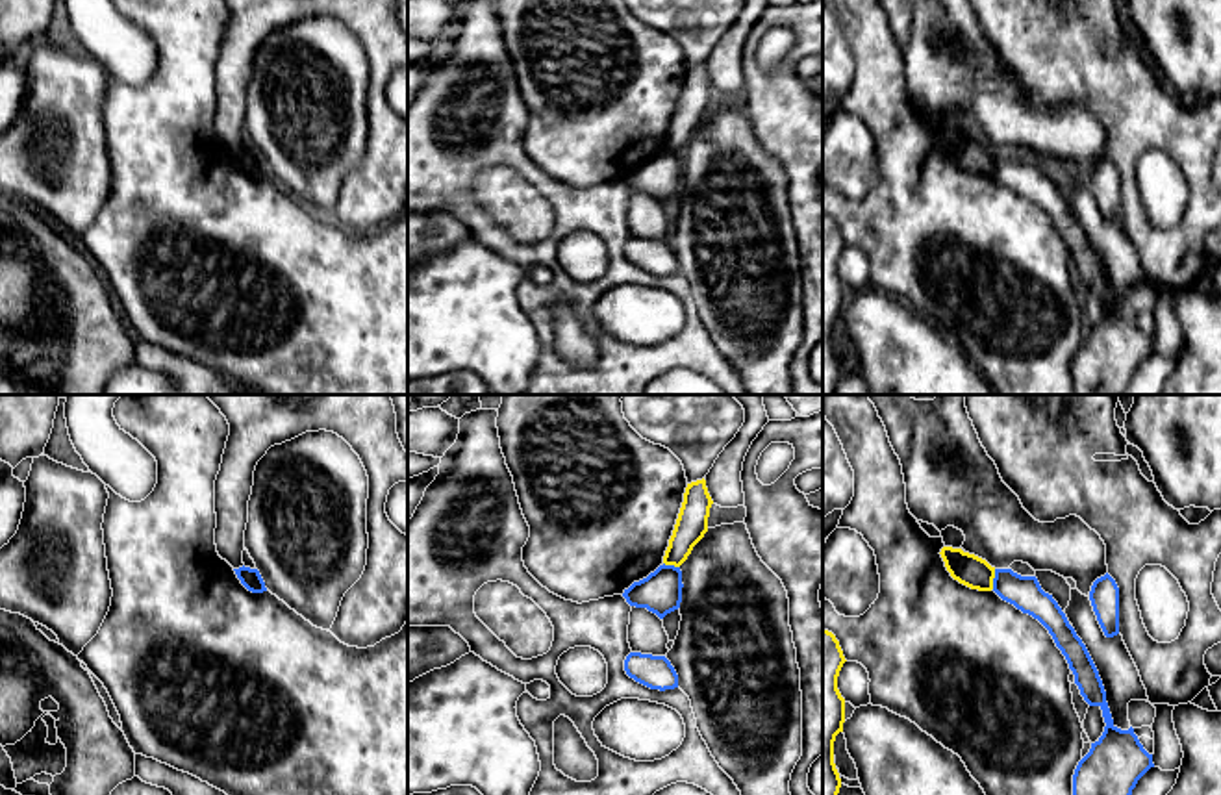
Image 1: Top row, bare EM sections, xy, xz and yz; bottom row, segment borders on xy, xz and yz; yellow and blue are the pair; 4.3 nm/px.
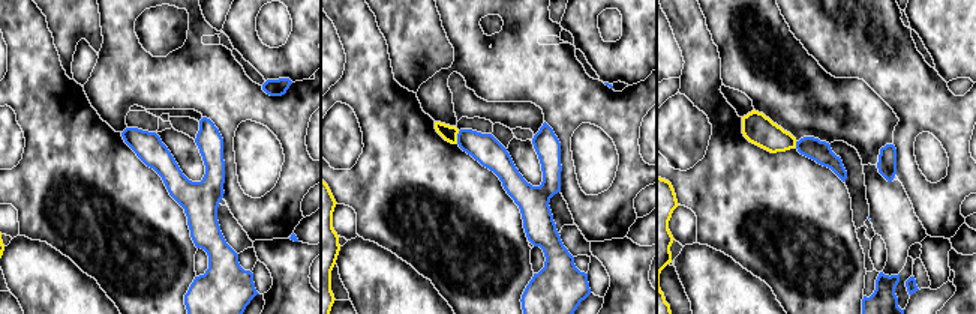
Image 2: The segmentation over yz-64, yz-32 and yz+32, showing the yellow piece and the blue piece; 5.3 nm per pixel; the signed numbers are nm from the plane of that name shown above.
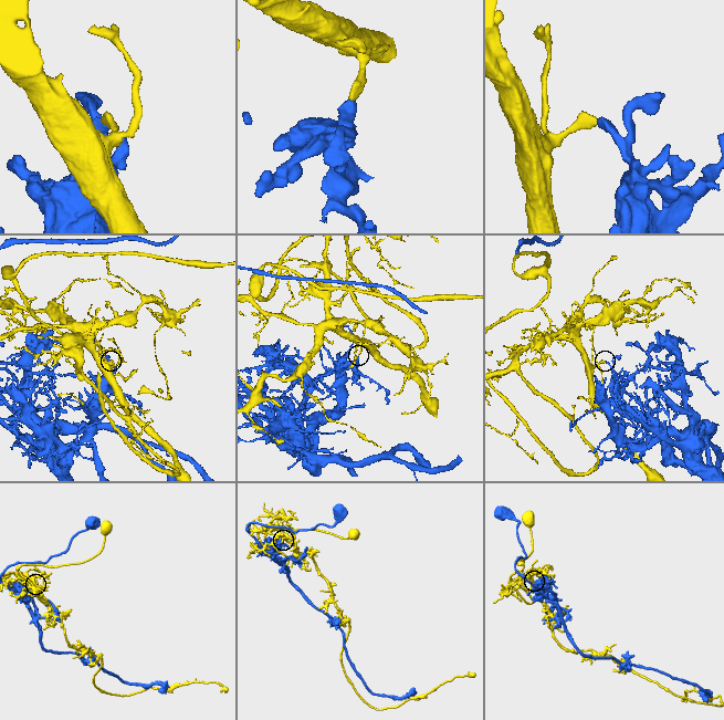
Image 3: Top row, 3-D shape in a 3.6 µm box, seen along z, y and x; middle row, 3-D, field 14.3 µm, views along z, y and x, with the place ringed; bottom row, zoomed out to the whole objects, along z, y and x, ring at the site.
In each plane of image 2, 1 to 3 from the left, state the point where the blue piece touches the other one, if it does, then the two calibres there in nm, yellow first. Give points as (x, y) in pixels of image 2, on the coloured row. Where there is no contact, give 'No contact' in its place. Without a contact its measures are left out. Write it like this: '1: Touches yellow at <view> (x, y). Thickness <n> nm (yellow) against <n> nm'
1: No contact
2: Touches yellow at yz-32 (456, 137). Thickness 80 nm (yellow) against 160 nm
3: Touches yellow at yz+32 (795, 144). Thickness 160 nm (yellow) against 120 nm

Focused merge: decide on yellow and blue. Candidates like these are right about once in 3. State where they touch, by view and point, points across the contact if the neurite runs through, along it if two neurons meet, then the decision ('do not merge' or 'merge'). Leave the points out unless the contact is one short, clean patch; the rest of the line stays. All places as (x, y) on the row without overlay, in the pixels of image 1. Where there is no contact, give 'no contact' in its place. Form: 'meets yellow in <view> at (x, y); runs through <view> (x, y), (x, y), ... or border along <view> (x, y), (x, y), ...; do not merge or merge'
meets yellow in yz at (994, 162); border along yz (995, 154), (992, 173); do not merge

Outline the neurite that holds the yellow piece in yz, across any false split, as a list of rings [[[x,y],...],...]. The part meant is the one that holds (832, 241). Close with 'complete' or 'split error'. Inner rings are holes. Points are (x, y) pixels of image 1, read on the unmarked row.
[[[823,213],[823,395],[834,395],[841,372],[834,348],[834,326],[845,308],[845,284],[837,274],[837,261],[845,246],[839,226]]]; complete

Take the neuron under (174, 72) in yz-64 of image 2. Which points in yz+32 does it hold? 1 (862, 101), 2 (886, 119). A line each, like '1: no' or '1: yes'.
1: no
2: no

